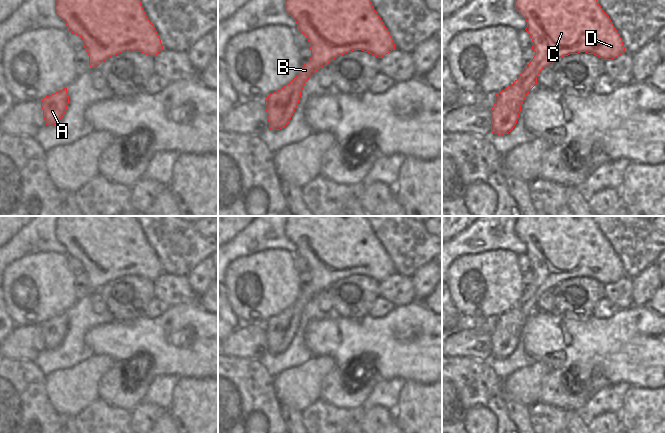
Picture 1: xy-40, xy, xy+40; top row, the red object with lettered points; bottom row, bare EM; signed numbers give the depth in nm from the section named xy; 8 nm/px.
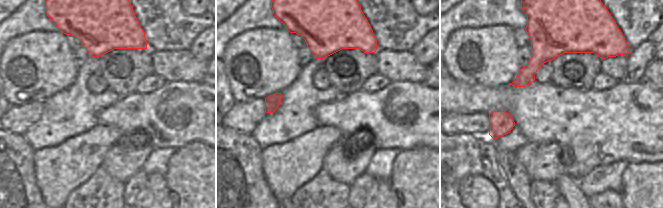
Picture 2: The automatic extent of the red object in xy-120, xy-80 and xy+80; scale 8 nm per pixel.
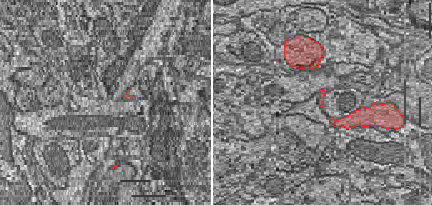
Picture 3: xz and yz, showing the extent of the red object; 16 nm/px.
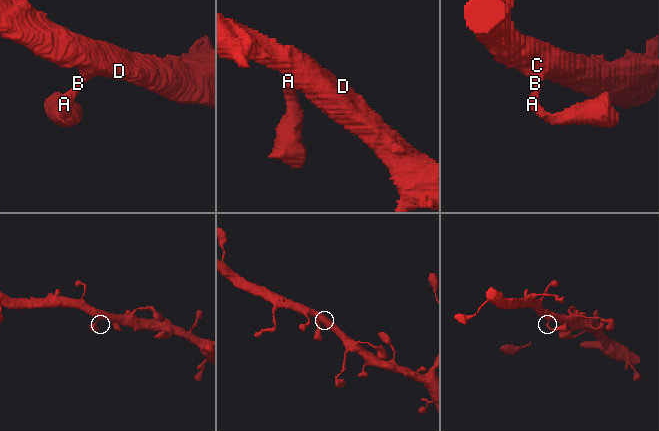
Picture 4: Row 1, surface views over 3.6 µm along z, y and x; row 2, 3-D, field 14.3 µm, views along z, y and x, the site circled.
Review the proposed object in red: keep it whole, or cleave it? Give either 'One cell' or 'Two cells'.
One cell.

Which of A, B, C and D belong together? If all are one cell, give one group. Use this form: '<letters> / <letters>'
A B C D

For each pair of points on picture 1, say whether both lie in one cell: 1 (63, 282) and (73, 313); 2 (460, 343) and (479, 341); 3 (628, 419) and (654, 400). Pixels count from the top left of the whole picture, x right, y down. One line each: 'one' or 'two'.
1: two
2: one
3: one

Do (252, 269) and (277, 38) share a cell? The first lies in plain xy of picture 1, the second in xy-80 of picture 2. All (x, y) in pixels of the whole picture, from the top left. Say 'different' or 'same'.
same

